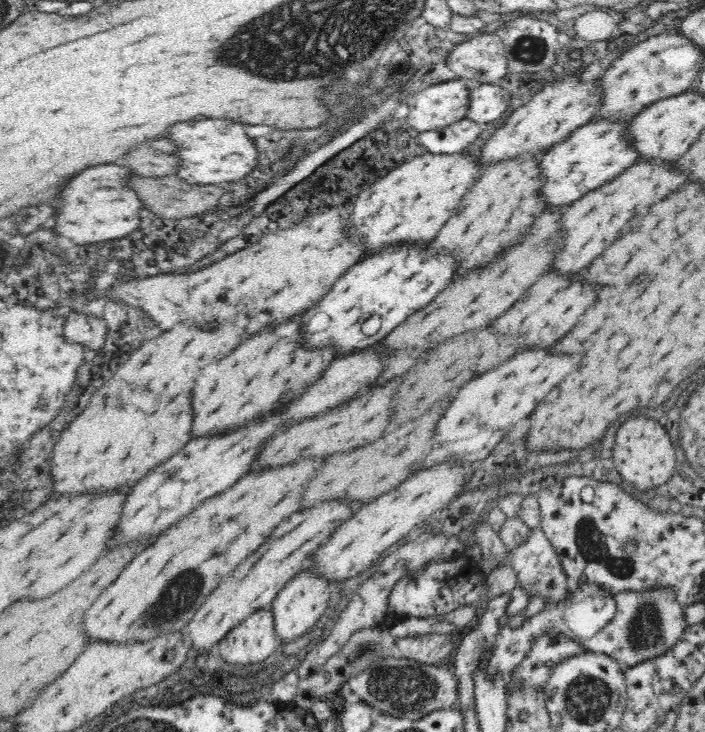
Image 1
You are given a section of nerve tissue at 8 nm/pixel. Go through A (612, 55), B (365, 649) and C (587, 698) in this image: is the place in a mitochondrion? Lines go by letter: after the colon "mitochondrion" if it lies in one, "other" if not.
A: other
B: mitochondrion
C: mitochondrion

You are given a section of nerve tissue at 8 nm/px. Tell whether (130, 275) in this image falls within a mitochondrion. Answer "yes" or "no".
no

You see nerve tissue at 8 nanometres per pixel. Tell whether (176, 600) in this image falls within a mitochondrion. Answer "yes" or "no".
yes

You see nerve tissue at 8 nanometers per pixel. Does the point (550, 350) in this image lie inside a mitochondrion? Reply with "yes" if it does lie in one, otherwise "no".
no

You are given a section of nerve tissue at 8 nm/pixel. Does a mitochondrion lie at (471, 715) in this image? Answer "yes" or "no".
no

